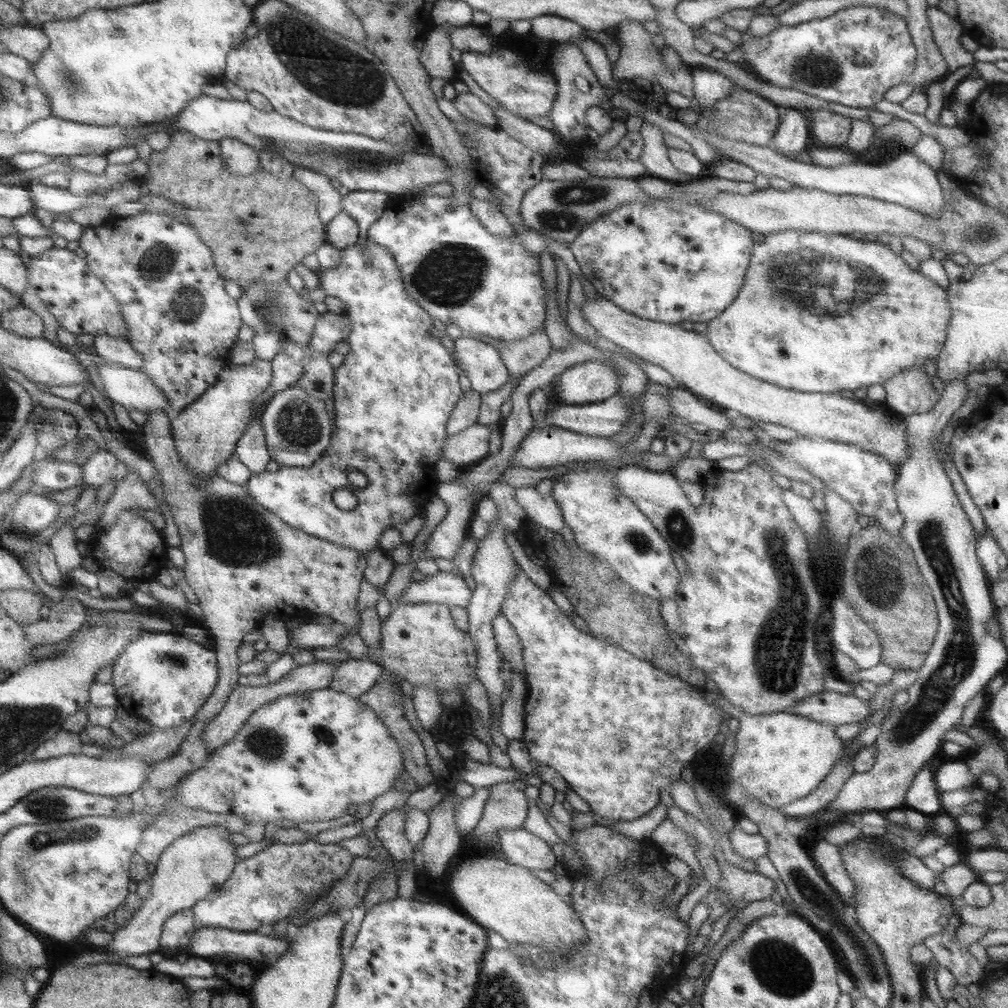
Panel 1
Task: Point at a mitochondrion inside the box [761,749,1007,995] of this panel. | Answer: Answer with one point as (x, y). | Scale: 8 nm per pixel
(809, 891)

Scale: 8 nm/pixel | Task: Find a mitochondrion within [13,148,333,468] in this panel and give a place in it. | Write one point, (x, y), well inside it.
(187, 303)

